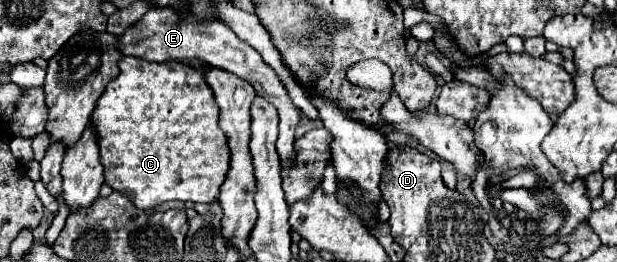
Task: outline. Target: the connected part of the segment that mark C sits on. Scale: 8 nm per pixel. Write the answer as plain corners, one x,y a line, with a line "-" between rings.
123,57
119,69
119,77
107,85
91,117
99,135
105,183
125,193
143,211
155,209
165,201
213,203
229,171
231,151
227,135
219,127
219,107
203,73
181,61
151,63
139,57

